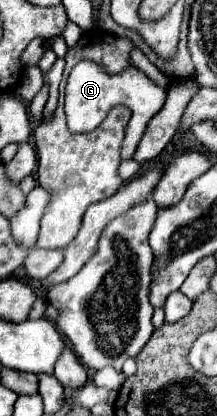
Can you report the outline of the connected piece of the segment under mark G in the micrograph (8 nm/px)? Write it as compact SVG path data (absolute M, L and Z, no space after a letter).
M83 60L79 62L67 80L67 90L65 90L65 114L67 114L67 124L73 132L91 132L95 126L101 124L101 120L109 114L109 110L117 104L129 106L133 110L131 124L125 128L125 140L121 144L121 158L129 160L133 158L139 140L145 134L147 122L163 108L167 98L167 90L151 82L139 68L131 66L123 74L107 74L105 68L93 60Z

